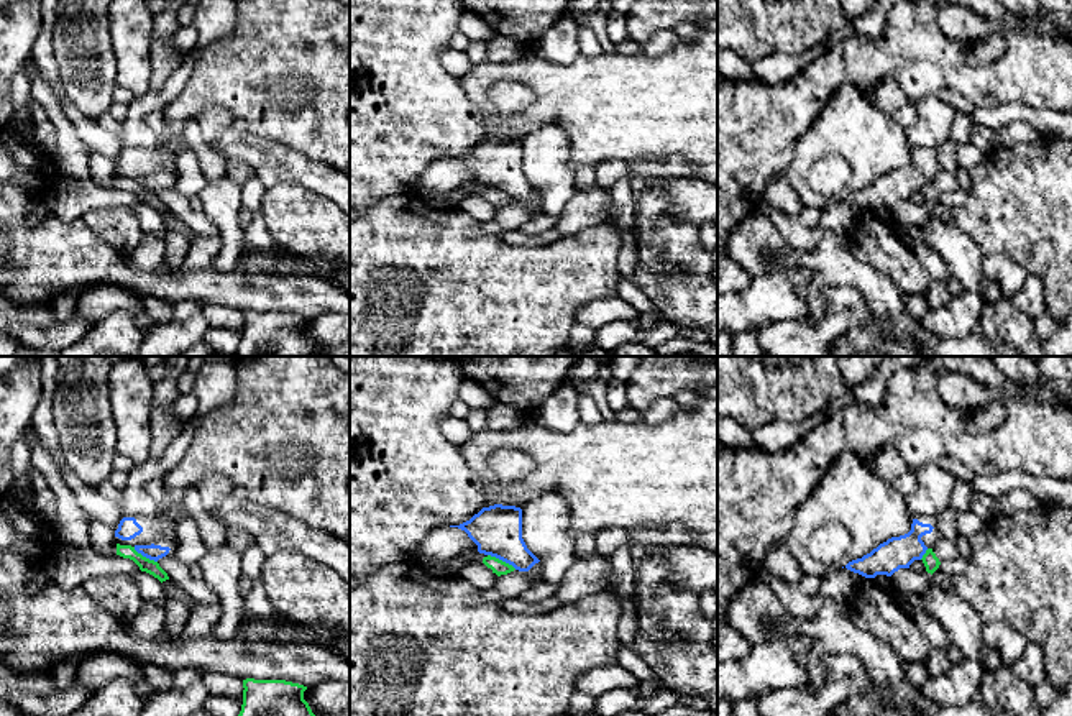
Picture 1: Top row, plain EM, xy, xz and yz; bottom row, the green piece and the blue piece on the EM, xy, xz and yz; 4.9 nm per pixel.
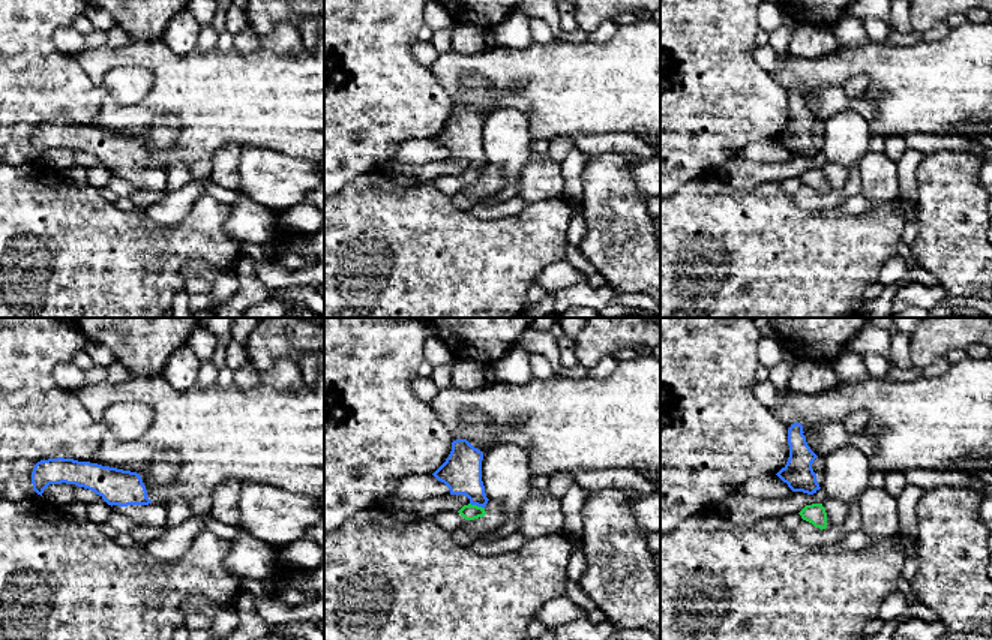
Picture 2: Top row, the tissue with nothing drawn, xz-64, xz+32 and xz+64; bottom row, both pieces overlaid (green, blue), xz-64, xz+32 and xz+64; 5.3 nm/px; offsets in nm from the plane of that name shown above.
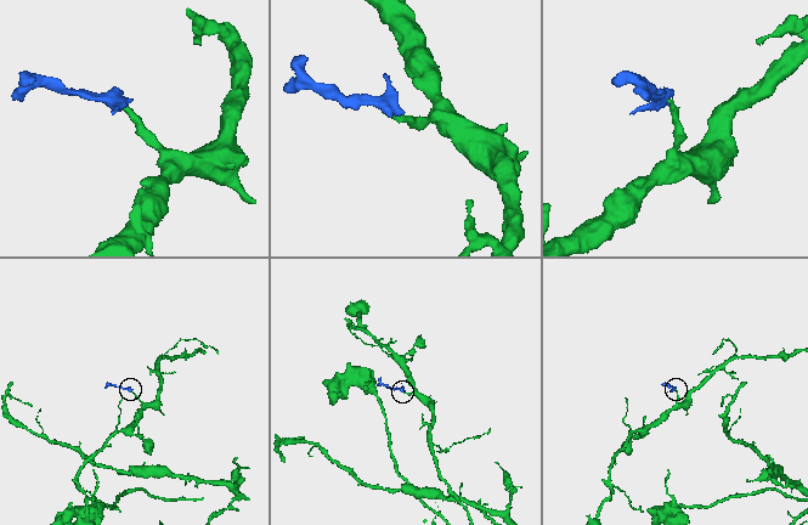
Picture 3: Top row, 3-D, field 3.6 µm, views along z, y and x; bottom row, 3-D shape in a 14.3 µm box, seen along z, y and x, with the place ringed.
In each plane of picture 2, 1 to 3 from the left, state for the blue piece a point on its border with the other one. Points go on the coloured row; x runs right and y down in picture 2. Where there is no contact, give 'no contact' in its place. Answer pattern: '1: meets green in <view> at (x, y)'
1: no contact
2: meets green in xz+32 at (476, 505)
3: no contact

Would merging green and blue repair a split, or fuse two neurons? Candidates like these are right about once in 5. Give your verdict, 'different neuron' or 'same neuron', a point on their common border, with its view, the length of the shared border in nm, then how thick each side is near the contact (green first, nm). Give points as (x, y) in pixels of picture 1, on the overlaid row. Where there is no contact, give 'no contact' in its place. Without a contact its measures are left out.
different neuron; meets green in xz at (501, 560); contact 160 nm long; 70 nm thick on the green side, 240 nm on the other

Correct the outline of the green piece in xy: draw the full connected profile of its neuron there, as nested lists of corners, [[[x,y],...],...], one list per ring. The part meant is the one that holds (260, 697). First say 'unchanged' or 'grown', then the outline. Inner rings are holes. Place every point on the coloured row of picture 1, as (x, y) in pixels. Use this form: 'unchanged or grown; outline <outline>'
unchanged; outline [[[243,680],[238,716],[315,716],[304,700],[307,686],[286,680]]]

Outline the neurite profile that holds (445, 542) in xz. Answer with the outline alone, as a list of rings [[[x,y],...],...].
[[[458,527],[433,529],[417,548],[420,562],[447,560],[466,552],[478,552],[478,545]]]

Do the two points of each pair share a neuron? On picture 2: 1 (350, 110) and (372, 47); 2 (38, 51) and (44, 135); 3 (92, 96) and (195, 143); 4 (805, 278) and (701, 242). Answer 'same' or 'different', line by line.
1: same
2: different
3: different
4: same

